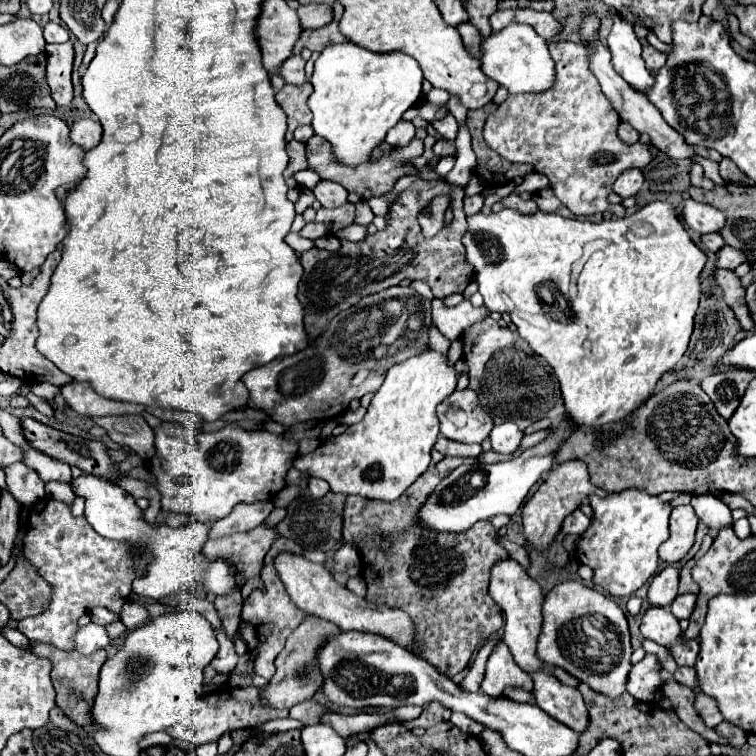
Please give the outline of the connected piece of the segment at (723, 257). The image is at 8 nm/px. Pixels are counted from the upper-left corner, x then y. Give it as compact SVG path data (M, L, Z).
M724 246L716 252L716 266L718 268L728 268L734 270L736 266L740 266L744 262L744 254L740 254L740 250L732 248L732 246Z

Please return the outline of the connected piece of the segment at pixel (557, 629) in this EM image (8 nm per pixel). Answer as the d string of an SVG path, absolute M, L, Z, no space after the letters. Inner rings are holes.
M568 580L562 584L556 584L542 602L542 632L538 636L536 644L536 656L546 664L546 666L558 666L588 684L592 690L598 690L602 694L608 694L610 698L620 696L624 690L624 678L628 676L630 670L630 634L628 634L628 622L620 606L610 598L604 596L602 592L584 586L582 582ZM592 614L602 614L616 626L616 640L606 642L600 650L592 650L586 642L582 640L572 640L572 632L578 628L582 618L592 616Z

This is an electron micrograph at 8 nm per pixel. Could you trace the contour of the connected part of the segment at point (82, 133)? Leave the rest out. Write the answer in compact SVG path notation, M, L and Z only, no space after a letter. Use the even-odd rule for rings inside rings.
M92 118L78 120L70 128L70 140L82 146L84 150L92 150L94 146L98 146L100 138L102 138L102 126L98 120L92 120Z

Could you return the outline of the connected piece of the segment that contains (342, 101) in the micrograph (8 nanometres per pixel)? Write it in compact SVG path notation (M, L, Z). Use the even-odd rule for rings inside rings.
M342 42L342 44L330 44L326 46L318 60L314 62L314 74L310 78L314 92L308 100L308 108L312 110L312 126L314 134L320 134L332 144L336 160L358 166L366 158L370 158L372 150L384 140L386 132L402 118L402 114L412 108L422 92L422 70L414 58L402 52L386 52L378 54L366 48L360 48L354 42Z

